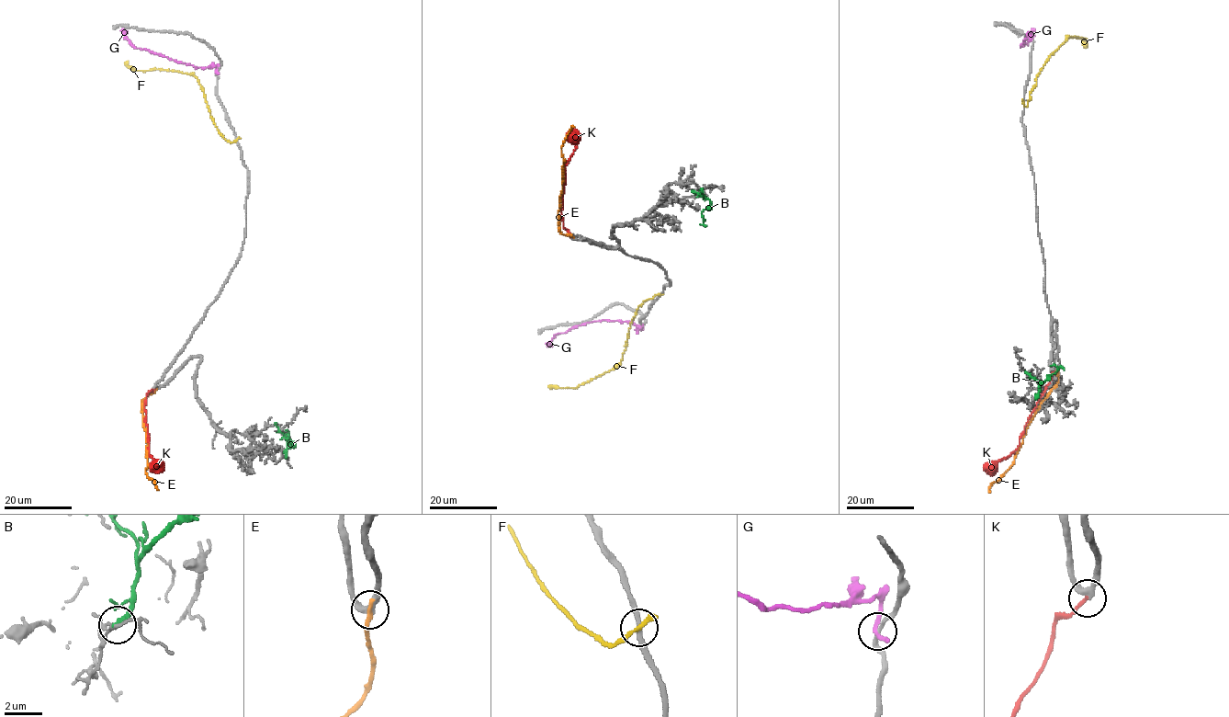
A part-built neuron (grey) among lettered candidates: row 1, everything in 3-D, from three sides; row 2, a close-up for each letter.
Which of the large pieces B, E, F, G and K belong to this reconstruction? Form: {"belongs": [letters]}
{"belongs": ["K"]}

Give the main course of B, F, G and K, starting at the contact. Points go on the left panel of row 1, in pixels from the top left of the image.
B: (287, 458), (286, 451), (294, 445), (286, 439), (287, 435), (291, 441)
F: (237, 140), (229, 142), (216, 126), (204, 91), (194, 76), (156, 69), (132, 70), (126, 62)
G: (217, 72), (217, 66), (195, 68), (135, 48), (121, 29)
K: (153, 390), (145, 396), (144, 408), (148, 453), (159, 461), (152, 463), (154, 466)

